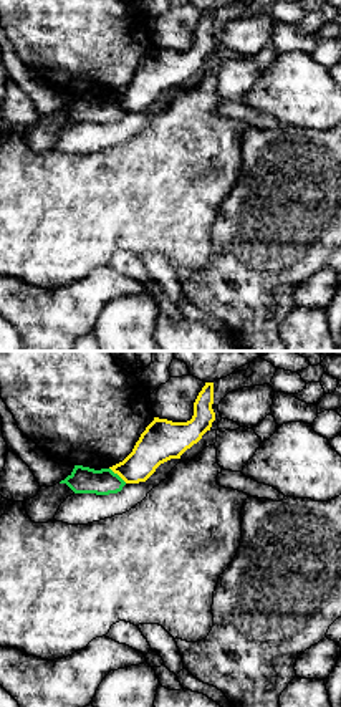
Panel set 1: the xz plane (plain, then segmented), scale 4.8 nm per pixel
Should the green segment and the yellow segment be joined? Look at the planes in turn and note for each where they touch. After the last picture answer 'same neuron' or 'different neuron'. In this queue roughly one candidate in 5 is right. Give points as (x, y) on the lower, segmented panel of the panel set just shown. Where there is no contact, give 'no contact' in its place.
contact (116, 474)

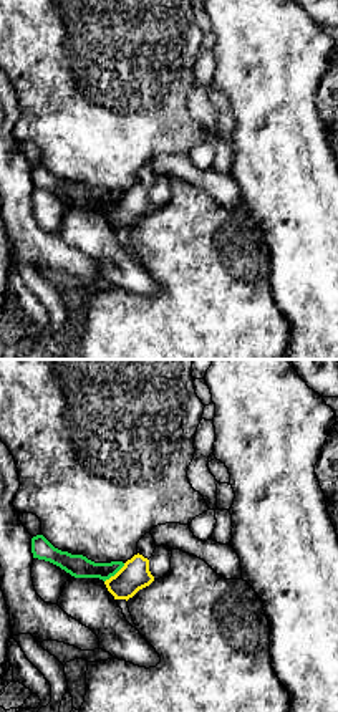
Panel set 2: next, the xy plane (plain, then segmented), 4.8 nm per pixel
contact (115, 573)

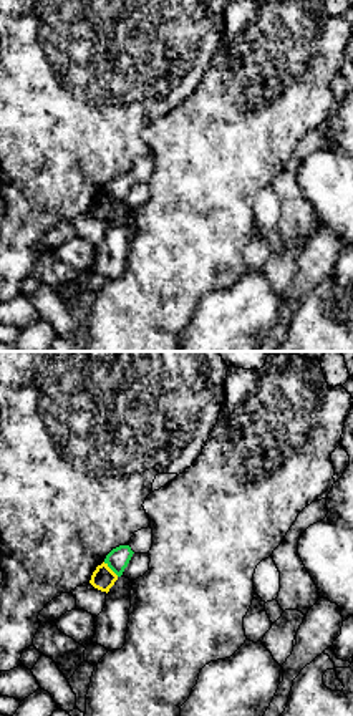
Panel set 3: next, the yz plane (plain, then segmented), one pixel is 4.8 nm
contact (111, 569)

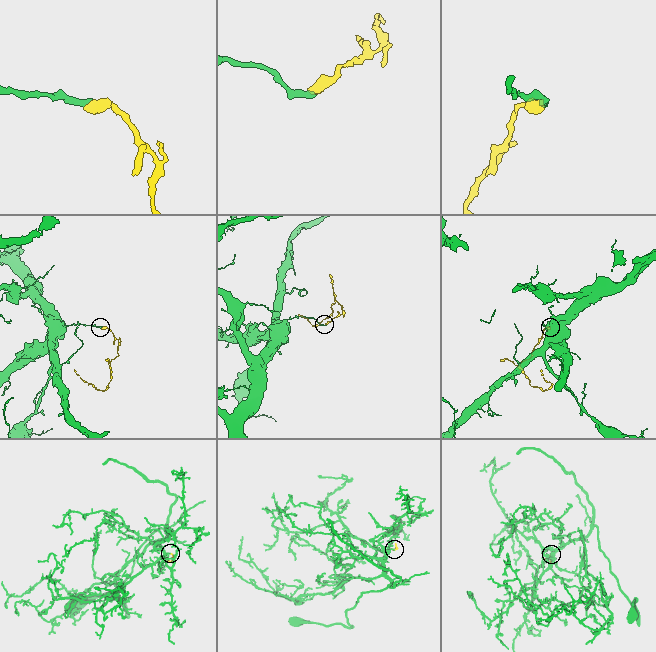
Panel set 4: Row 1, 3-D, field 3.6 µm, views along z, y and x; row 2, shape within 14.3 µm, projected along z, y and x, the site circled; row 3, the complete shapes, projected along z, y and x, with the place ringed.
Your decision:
different neuron

